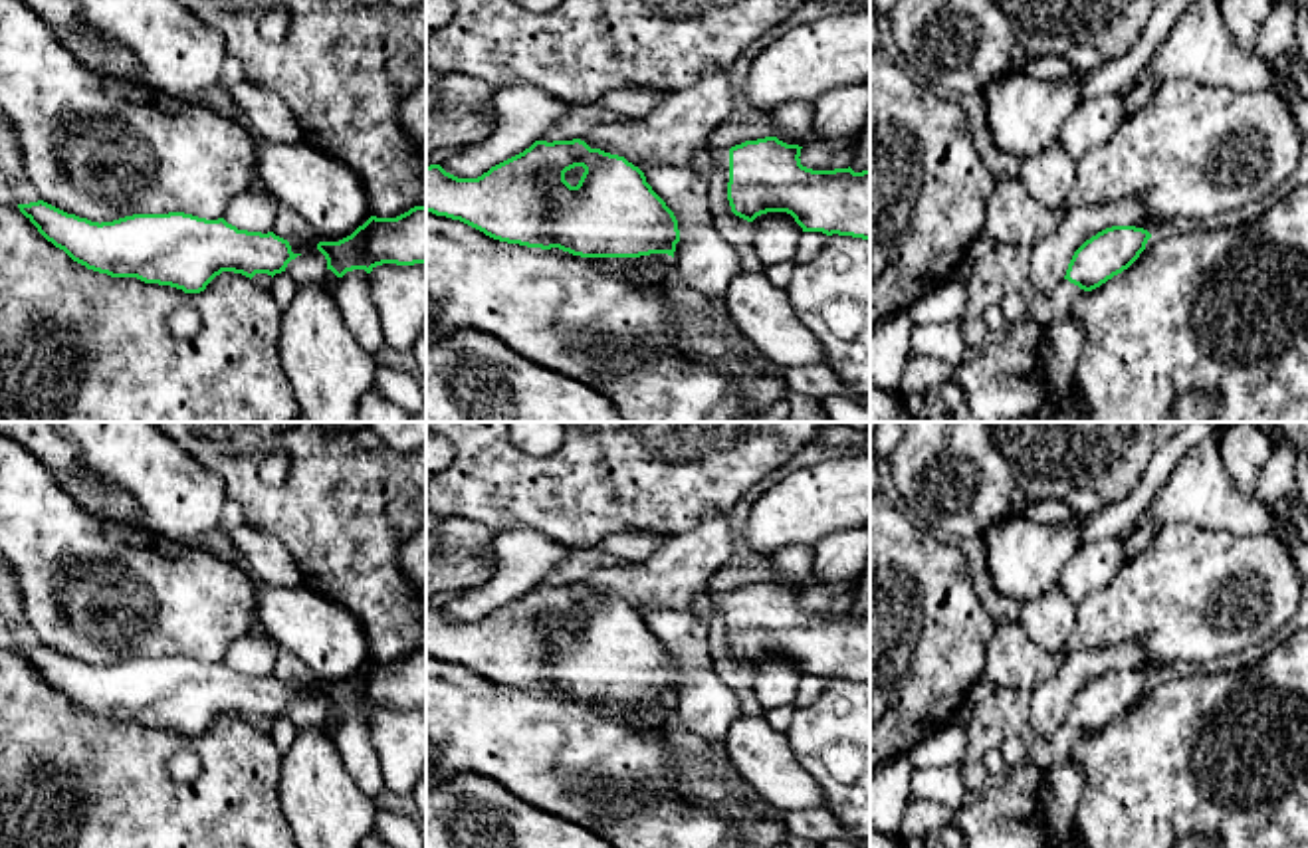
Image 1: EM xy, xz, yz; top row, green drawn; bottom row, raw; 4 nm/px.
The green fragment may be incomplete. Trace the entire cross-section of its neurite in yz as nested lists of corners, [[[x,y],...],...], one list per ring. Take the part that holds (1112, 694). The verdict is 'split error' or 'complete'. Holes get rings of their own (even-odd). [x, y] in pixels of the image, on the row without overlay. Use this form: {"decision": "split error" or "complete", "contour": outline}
{"decision": "complete", "contour": [[[1112,670],[1086,684],[1072,699],[1064,723],[1092,735],[1128,713],[1151,678],[1136,670]]]}

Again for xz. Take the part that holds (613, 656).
{"decision": "complete", "contour": [[[535,584],[523,596],[491,610],[478,622],[458,622],[440,608],[426,610],[426,656],[460,664],[486,680],[527,691],[559,691],[581,701],[640,701],[668,697],[674,701],[680,686],[678,664],[666,646],[646,626],[644,616],[624,600],[591,592],[585,584]],[[583,610],[577,630],[565,624],[565,616]]]}

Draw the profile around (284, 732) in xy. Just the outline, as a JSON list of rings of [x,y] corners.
[[[281,715],[272,721],[270,735],[272,735],[279,755],[283,755],[293,745],[295,737],[297,737],[297,729],[287,715]]]

